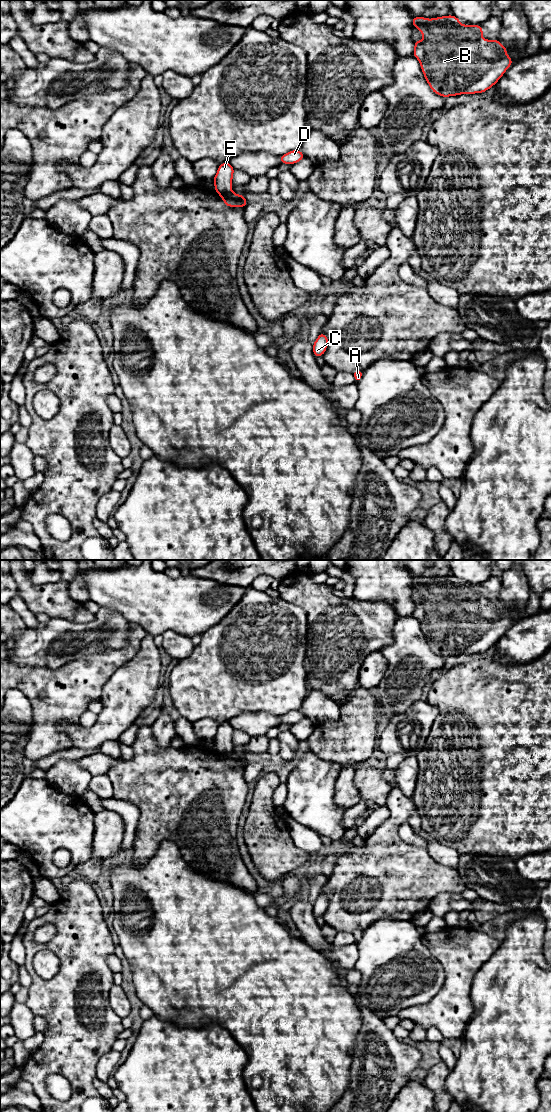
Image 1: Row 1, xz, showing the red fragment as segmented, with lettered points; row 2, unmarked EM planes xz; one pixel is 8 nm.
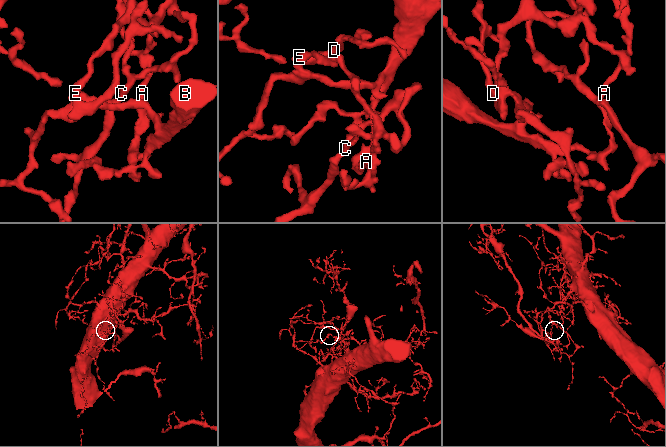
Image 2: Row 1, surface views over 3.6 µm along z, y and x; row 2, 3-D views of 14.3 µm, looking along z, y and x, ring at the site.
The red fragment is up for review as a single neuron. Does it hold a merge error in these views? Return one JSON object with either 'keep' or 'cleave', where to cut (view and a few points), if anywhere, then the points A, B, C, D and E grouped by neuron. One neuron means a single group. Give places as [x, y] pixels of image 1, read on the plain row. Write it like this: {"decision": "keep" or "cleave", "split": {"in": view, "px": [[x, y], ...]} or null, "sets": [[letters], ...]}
{"decision": "cleave", "split": {"in": "xz", "px": [[231, 751], [219, 754]]}, "sets": [["A", "B"], ["C", "D", "E"]]}

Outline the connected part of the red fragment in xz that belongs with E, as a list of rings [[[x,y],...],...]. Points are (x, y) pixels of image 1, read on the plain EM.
[[[229,722],[219,725],[216,736],[213,738],[215,752],[219,755],[231,752],[234,731],[235,729]]]

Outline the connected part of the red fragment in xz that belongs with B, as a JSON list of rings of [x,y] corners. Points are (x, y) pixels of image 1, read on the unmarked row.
[[[454,575],[441,577],[412,577],[412,584],[420,591],[424,599],[414,601],[413,616],[420,622],[425,640],[431,650],[444,658],[460,654],[483,653],[496,645],[505,631],[513,624],[507,615],[507,607],[503,606],[497,599],[482,599],[483,589],[481,585],[462,585]]]

